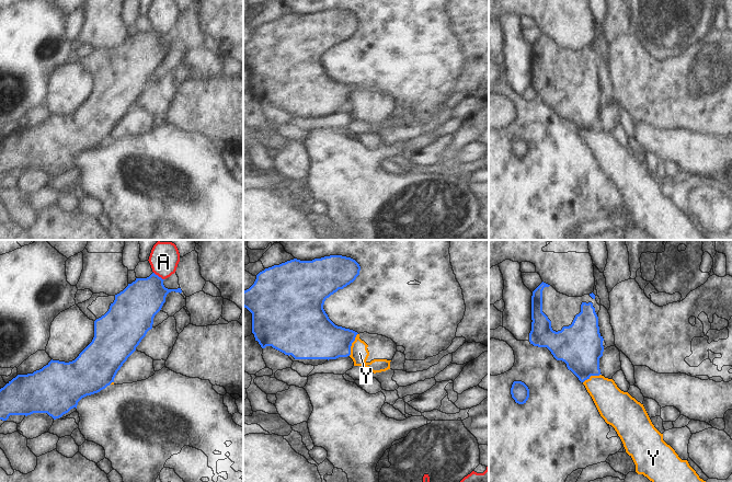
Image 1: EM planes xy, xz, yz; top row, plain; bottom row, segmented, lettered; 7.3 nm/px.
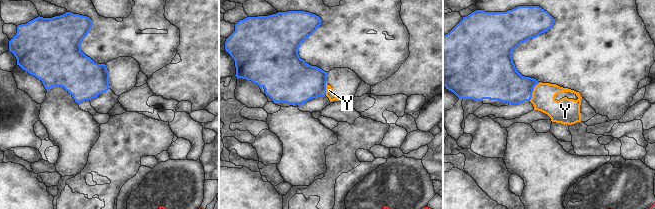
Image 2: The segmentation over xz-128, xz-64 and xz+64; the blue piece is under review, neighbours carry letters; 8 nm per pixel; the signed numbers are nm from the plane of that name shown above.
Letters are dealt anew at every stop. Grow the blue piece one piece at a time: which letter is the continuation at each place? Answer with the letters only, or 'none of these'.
none of these

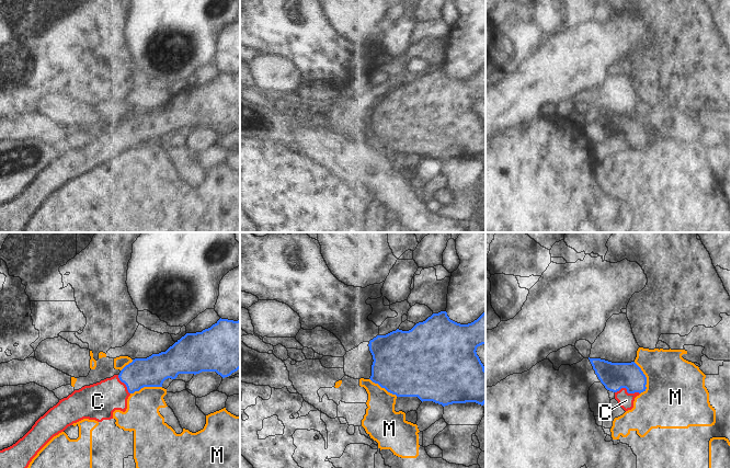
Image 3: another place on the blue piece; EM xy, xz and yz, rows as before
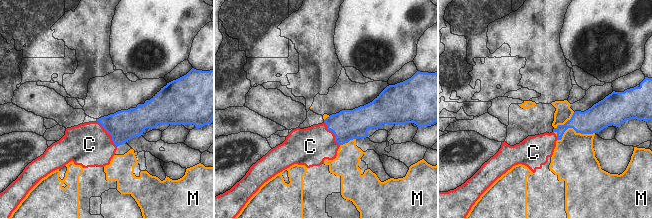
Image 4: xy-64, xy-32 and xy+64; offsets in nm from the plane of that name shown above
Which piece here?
C

